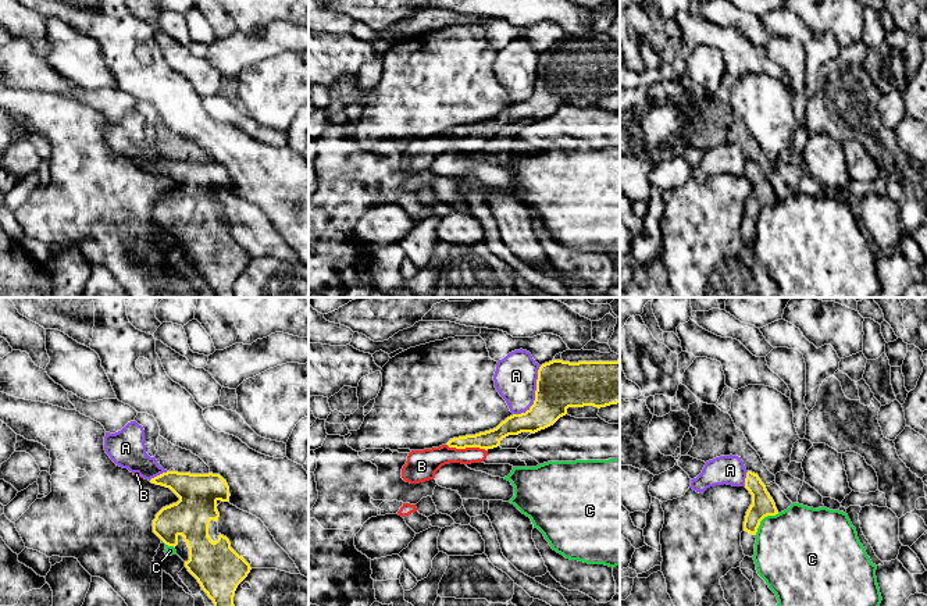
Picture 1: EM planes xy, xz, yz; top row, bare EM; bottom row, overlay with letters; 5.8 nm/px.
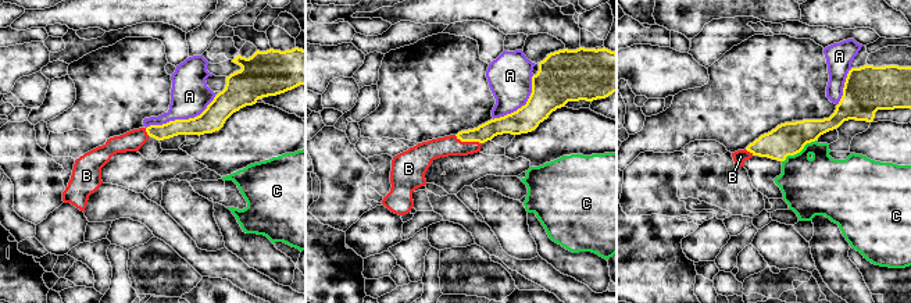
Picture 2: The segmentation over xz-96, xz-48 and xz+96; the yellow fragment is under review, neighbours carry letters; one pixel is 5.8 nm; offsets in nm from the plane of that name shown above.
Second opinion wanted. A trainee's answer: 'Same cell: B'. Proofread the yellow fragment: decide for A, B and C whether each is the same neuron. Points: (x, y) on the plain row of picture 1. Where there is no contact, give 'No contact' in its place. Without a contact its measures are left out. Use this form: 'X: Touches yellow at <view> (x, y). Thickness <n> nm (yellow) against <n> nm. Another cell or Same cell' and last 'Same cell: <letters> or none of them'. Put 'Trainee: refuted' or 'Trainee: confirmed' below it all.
A: Touches yellow at xz (535, 84). Thickness 280 nm (yellow) against 240 nm. Another cell
B: Touches yellow at xz (467, 135). Thickness 110 nm (yellow) against 150 nm. Same cell
C: Touches yellow at yz (762, 207). Thickness 130 nm (yellow) against 440 nm. Another cell
Same cell: B
Trainee: confirmed

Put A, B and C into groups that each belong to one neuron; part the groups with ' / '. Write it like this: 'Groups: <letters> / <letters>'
Groups: A / B / C

